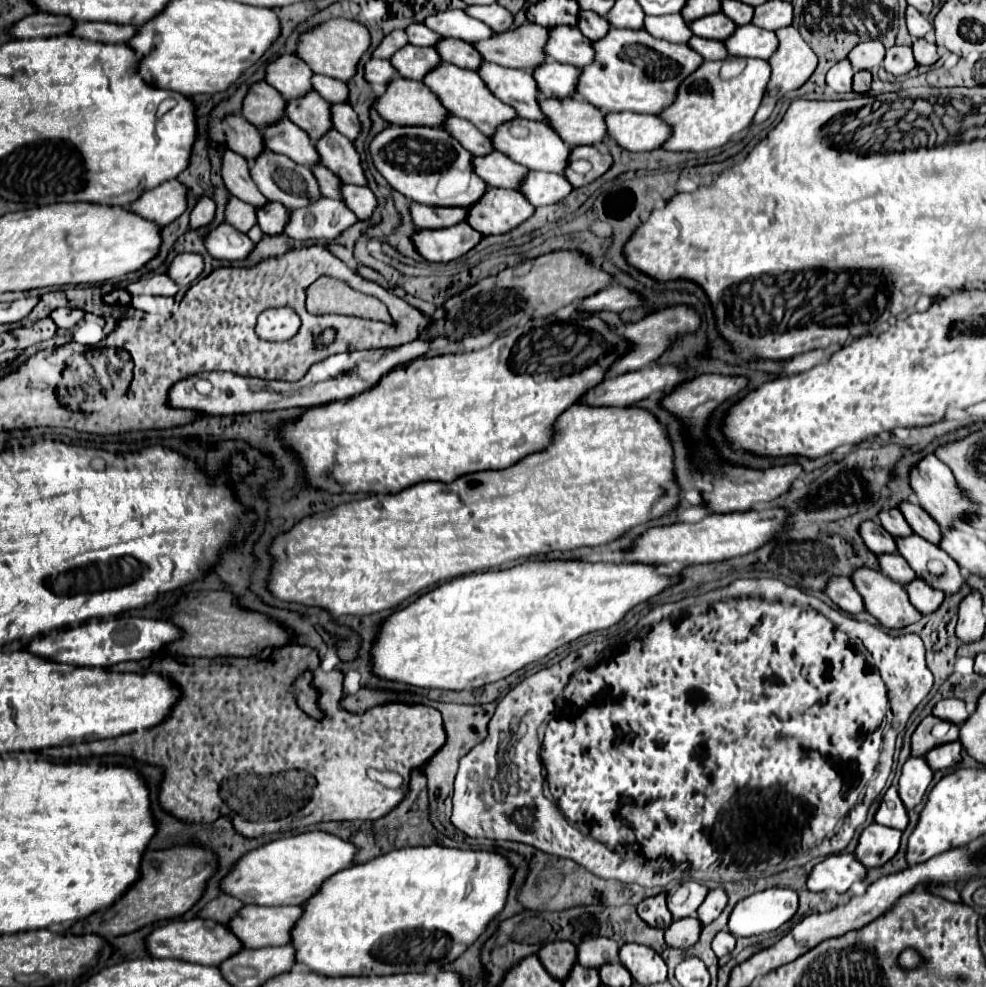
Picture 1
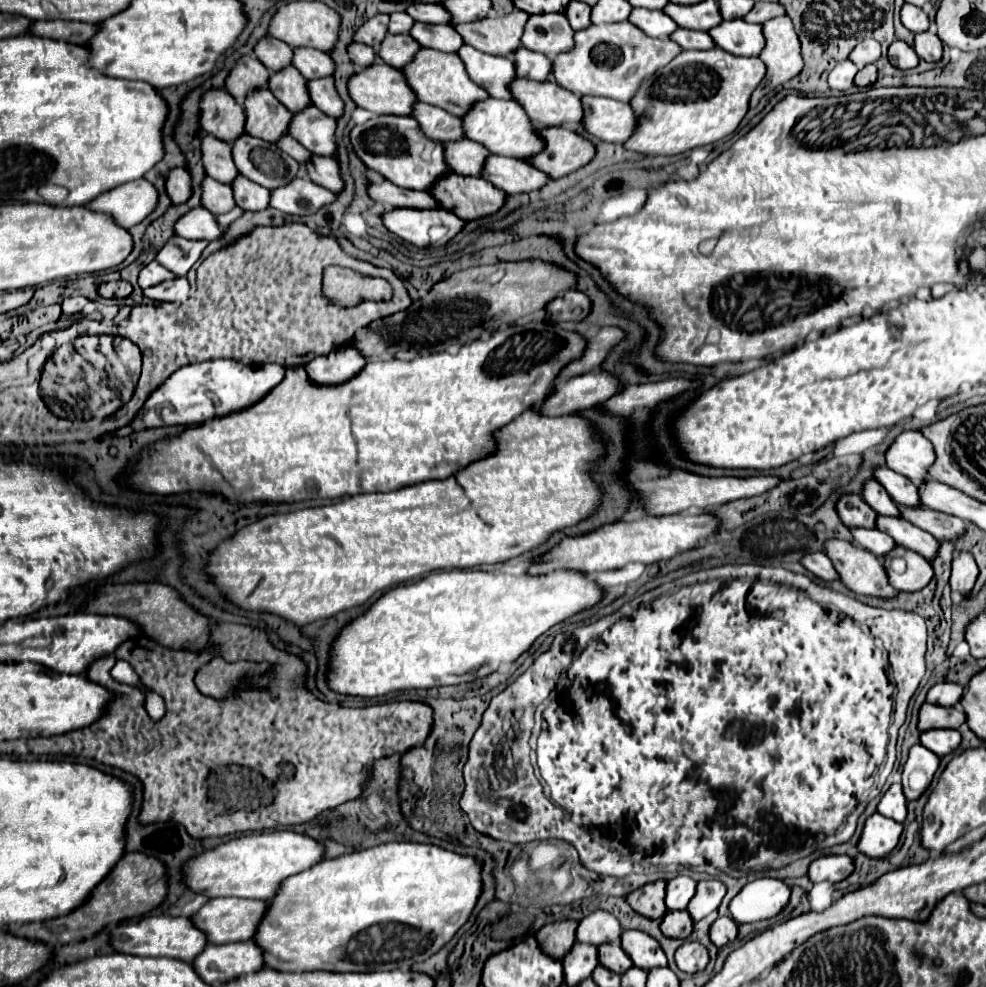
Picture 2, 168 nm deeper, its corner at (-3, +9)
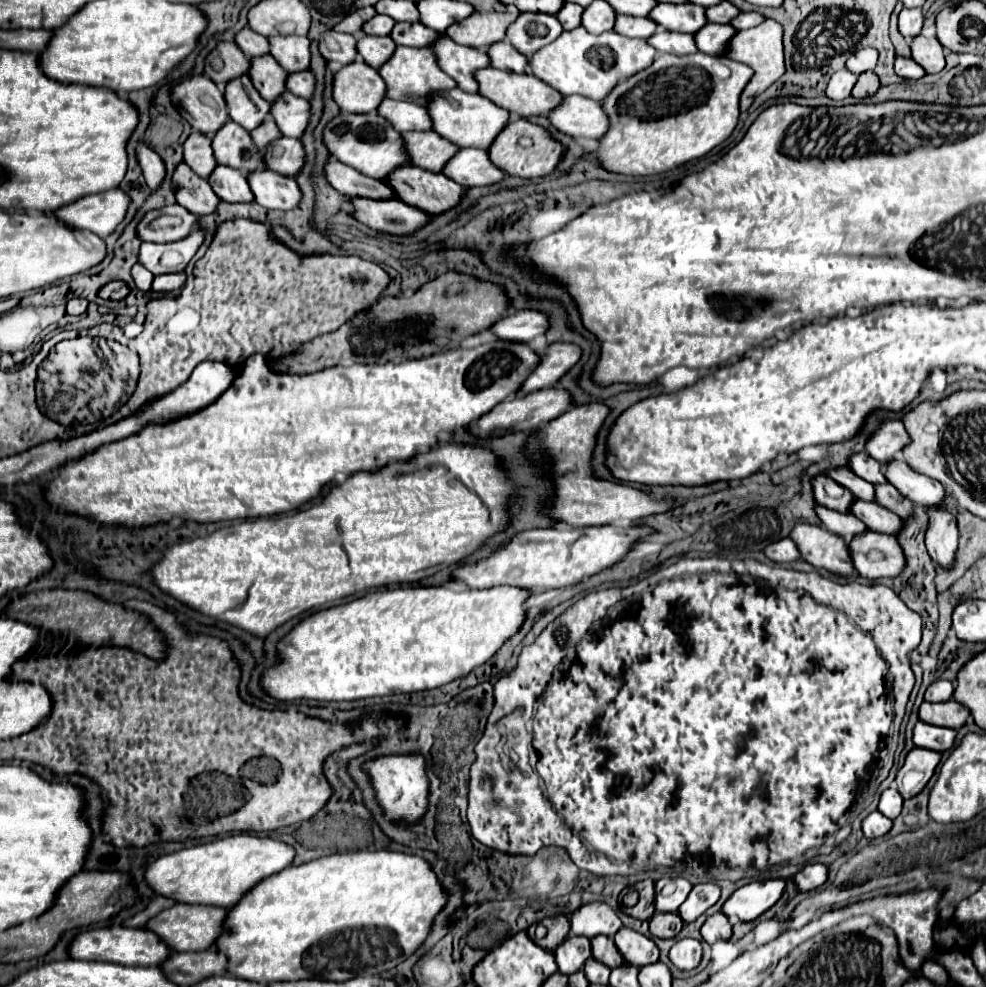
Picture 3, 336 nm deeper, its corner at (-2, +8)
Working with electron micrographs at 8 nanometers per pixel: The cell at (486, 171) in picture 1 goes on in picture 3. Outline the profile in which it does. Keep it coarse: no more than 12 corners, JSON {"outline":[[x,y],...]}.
{"outline":[[435,131],[403,133],[411,165],[439,173],[459,151]]}

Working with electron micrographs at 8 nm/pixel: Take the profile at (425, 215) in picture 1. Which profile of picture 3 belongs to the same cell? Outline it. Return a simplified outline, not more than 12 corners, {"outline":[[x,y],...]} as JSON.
{"outline":[[329,157],[327,183],[347,197],[393,199],[379,179]]}

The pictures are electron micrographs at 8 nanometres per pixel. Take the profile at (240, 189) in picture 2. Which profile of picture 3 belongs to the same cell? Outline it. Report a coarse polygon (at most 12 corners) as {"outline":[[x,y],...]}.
{"outline":[[217,165],[207,181],[227,203],[251,203],[253,193],[237,169]]}

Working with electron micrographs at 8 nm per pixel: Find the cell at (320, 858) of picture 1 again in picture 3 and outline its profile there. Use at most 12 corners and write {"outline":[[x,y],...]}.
{"outline":[[229,835],[161,855],[147,885],[189,905],[235,905],[295,849]]}

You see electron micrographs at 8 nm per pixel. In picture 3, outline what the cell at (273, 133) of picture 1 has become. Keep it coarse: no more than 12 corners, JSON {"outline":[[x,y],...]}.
{"outline":[[247,75],[227,83],[229,117],[247,131],[271,105]]}

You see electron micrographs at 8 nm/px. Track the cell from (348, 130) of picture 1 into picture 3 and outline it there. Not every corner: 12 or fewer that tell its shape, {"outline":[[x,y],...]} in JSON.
{"outline":[[311,71],[287,75],[293,95],[311,99],[315,77]]}

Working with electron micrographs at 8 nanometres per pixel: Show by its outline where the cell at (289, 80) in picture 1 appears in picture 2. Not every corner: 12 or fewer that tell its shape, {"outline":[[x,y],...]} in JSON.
{"outline":[[272,36],[254,48],[256,58],[270,70],[292,66],[292,46]]}

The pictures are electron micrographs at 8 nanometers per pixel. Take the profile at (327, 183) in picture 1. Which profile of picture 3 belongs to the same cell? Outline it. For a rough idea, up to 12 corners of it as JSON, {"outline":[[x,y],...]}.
{"outline":[[267,117],[251,131],[251,139],[259,149],[281,137],[275,121]]}

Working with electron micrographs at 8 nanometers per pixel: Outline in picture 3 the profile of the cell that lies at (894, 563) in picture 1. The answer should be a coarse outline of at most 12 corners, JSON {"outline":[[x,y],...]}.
{"outline":[[821,507],[815,513],[821,527],[849,541],[867,531],[851,513]]}

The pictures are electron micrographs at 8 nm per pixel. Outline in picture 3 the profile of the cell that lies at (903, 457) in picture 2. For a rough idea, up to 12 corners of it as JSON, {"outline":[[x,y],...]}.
{"outline":[[883,421],[865,451],[881,465],[909,443],[901,421]]}

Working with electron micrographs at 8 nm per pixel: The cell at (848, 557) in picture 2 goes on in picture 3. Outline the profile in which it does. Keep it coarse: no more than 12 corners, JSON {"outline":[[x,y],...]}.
{"outline":[[799,523],[791,537],[817,569],[853,575],[843,537]]}

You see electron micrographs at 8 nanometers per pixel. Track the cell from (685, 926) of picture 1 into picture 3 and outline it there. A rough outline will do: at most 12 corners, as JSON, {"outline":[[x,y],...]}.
{"outline":[[655,913],[649,931],[673,939],[683,927],[677,913]]}

